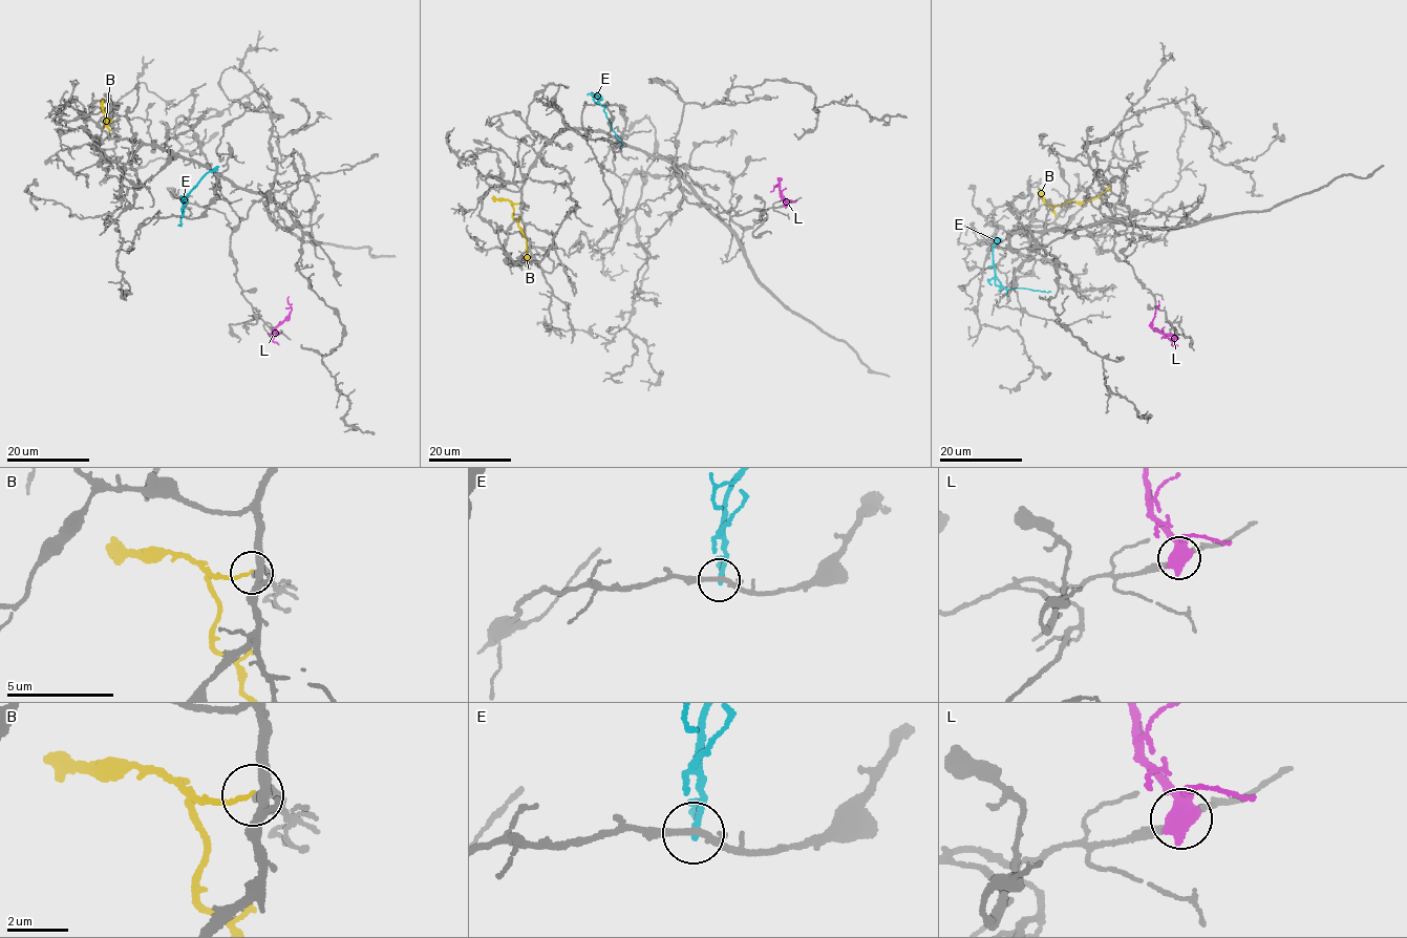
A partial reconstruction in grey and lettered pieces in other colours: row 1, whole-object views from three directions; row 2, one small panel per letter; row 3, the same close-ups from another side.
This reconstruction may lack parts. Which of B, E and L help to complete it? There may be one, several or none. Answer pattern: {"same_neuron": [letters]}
{"same_neuron": []}

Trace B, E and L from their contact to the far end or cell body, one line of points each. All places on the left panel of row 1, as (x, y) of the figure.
B: (109, 131), (105, 119), (105, 123), (107, 126), (107, 116)
E: (183, 216), (185, 196), (209, 171), (217, 170)
L: (274, 333), (291, 310), (289, 296)

